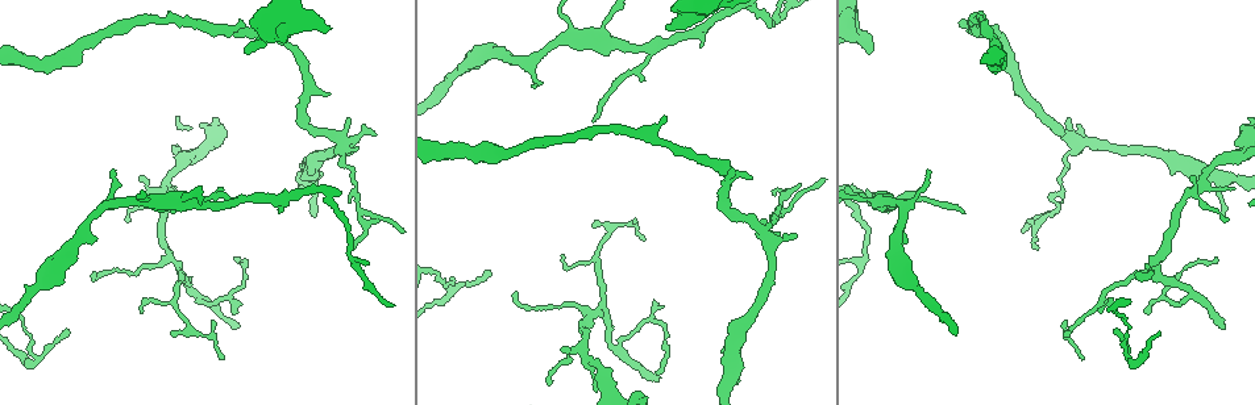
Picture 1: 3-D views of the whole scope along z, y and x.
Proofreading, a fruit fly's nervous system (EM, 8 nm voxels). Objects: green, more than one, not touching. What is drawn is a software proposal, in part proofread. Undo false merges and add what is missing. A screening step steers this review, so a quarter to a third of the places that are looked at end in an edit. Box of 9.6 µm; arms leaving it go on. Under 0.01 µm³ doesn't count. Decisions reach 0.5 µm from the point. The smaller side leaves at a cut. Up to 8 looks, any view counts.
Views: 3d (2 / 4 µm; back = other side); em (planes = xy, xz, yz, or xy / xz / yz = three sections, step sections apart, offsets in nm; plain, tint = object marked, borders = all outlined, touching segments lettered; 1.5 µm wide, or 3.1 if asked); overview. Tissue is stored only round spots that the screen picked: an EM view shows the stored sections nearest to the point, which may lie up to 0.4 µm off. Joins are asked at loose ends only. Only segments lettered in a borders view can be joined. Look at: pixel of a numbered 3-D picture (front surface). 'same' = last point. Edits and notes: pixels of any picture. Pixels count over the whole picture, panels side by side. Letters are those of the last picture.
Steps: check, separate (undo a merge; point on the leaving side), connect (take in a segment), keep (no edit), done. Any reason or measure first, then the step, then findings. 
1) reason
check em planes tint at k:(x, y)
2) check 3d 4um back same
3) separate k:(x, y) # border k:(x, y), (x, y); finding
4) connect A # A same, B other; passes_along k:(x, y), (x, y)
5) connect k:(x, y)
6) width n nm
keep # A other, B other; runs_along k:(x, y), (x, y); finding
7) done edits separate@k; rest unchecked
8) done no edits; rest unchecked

branch stops here
check em xz step 8 tint at 1:(666, 28)

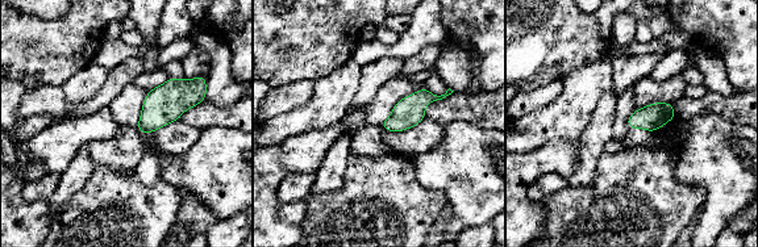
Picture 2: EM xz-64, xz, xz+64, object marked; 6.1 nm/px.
check em planes borders same

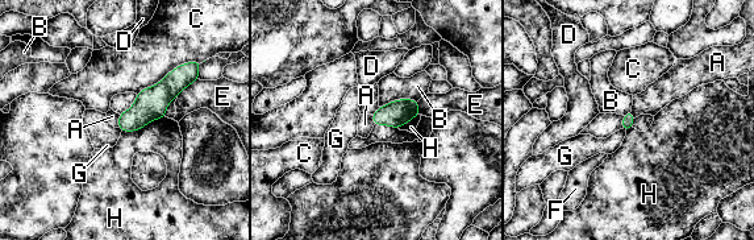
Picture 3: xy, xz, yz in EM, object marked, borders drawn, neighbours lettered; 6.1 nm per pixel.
longest_contact C 420 nm
keep # A other, B other, C other, D other, E other, F other, G other, H other; border 3:(119, 114), (119, 124), (116, 127); none of them fits

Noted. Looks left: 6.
thick turns thin
check em planes borders at 1:(894, 246)

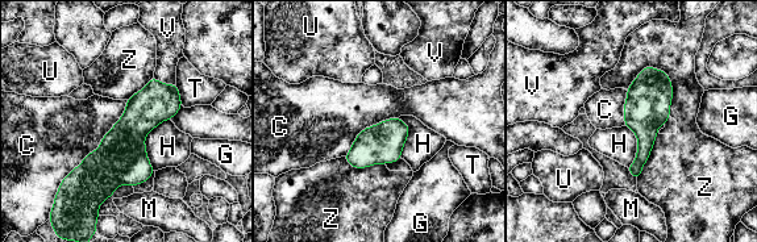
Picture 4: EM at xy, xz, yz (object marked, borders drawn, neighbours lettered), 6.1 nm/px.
keep # C other, G other, H other, M other, T other, U other, V other, Z other; border 4:(127, 100), (121, 117), (58, 187); one cell here

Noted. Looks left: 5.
tapers out
check em yz step 4 borders at 1:(657, 376)

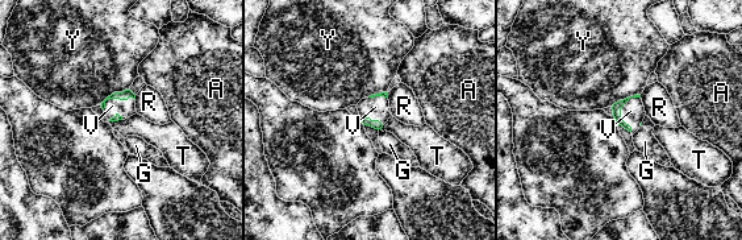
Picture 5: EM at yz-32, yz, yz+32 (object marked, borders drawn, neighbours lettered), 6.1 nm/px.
longest_contact V 220 nm
connect V # A other, G other, R other, T other, V same, Y other; passes_along 5:(617, 106), (620, 108), (633, 112); the cell continues

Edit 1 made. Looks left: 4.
check em xy step 8 tint at 1:(611, 393)

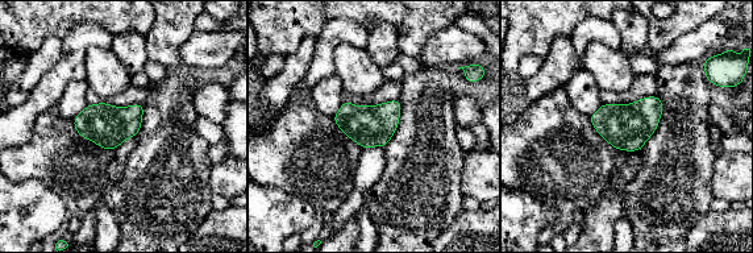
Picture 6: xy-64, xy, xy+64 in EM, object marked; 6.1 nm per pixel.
another direction
check em planes borders same

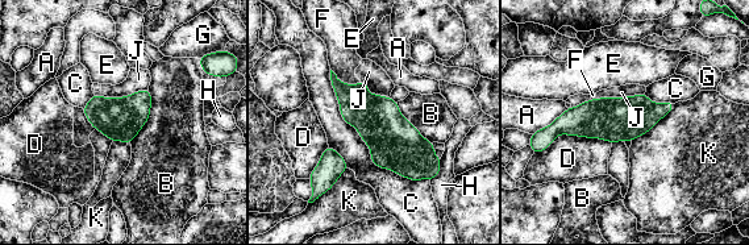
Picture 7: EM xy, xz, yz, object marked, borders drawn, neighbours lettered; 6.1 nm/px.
keep # A other, B other, C other, D other, E other, F other, G other, H other, J other, K other; border 7:(149, 90), (149, 119), (130, 144); all the same cell

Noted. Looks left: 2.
done edits connect@5; rest unchecked

